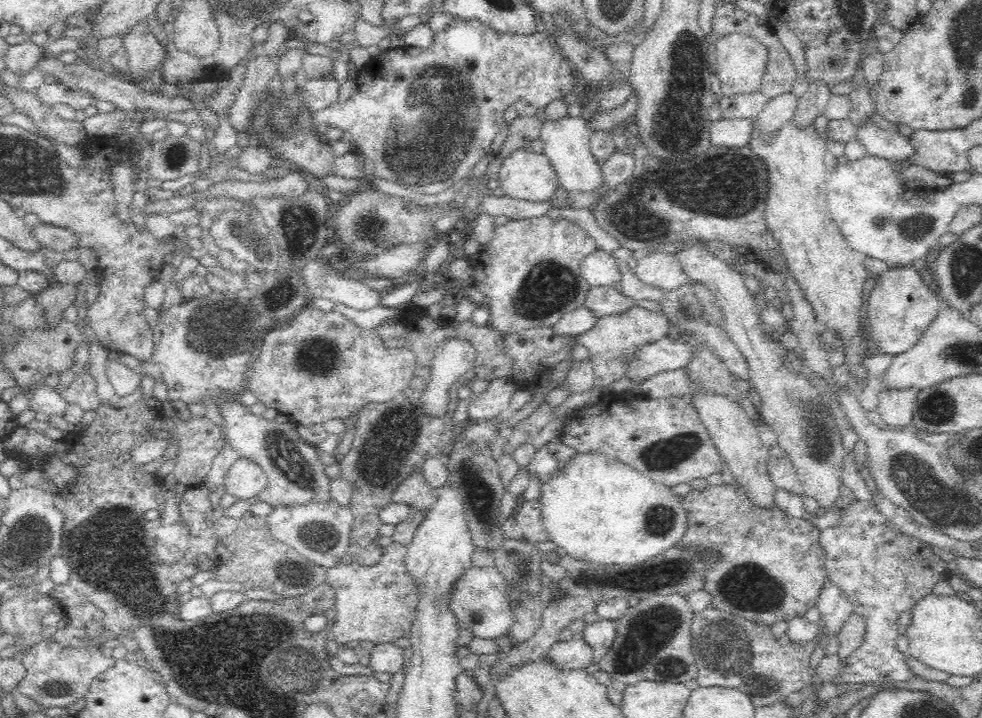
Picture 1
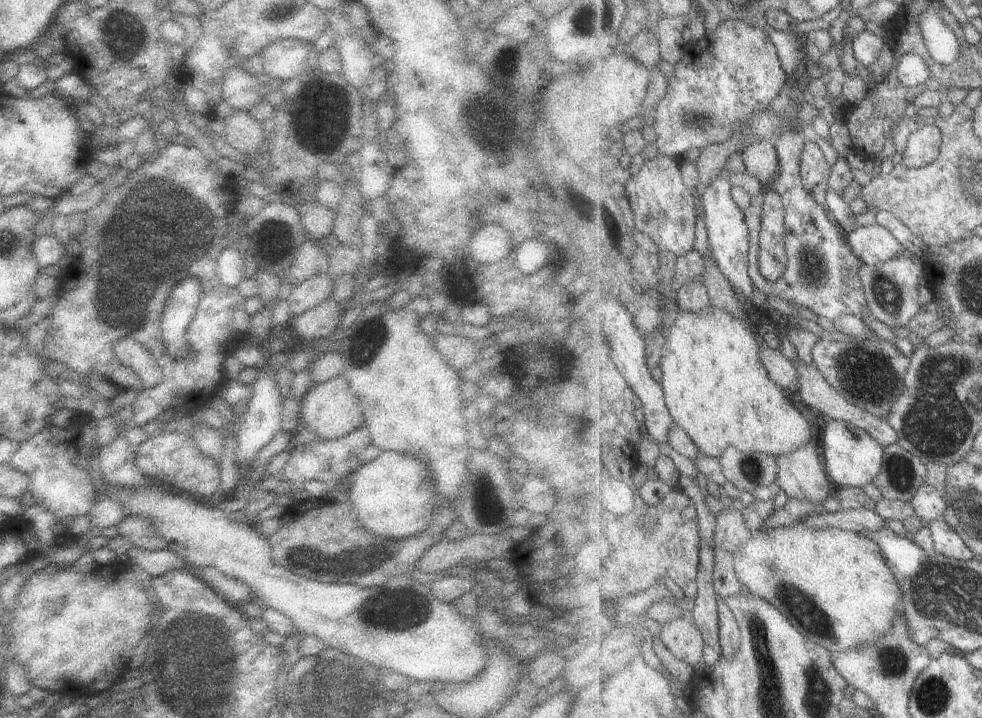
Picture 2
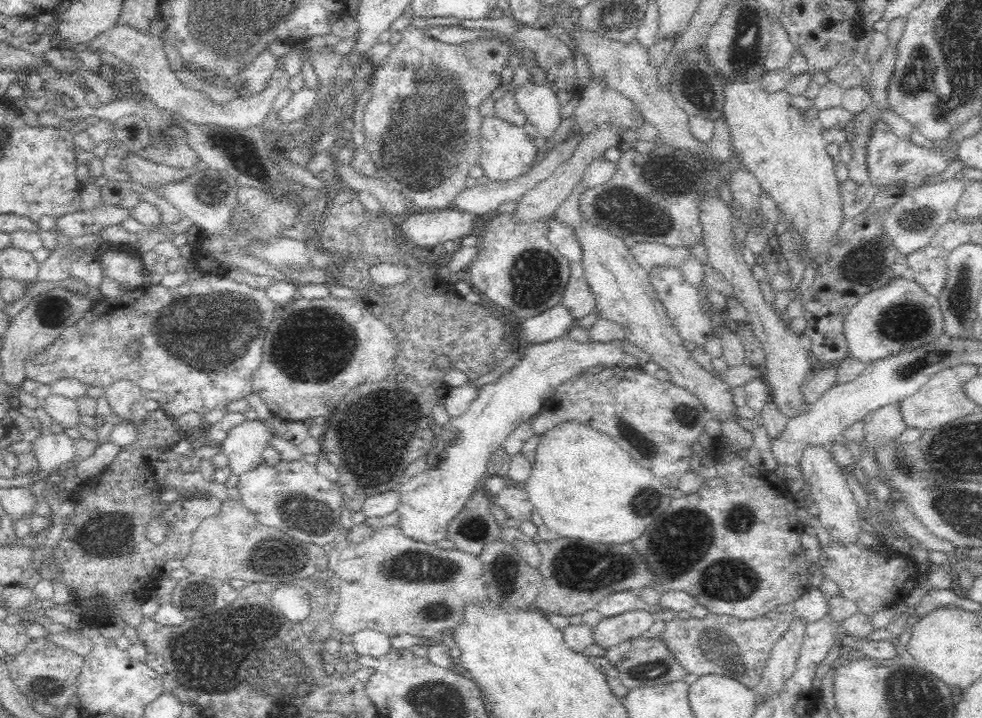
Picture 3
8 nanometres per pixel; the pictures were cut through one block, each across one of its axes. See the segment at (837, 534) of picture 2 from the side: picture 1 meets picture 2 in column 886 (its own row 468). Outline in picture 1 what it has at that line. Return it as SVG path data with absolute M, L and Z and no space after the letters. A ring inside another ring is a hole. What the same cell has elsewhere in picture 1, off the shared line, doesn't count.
M576 451L540 488L541 519L549 541L582 563L634 566L674 547L687 525L672 490L604 451Z

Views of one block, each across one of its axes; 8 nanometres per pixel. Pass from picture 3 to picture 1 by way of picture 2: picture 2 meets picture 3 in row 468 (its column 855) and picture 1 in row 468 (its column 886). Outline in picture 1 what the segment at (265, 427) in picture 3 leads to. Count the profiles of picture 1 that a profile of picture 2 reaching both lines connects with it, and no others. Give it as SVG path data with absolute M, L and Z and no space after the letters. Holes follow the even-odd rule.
M240 457L230 466L222 486L225 493L240 501L263 493L266 484L267 476L262 467L248 457Z

